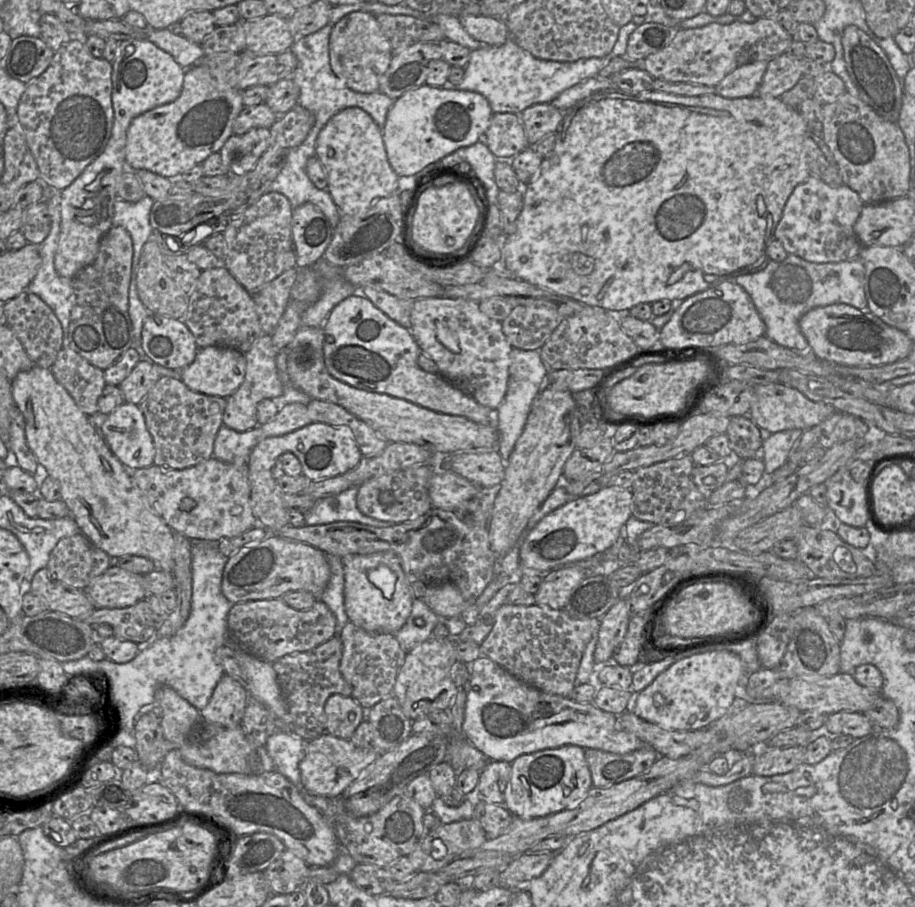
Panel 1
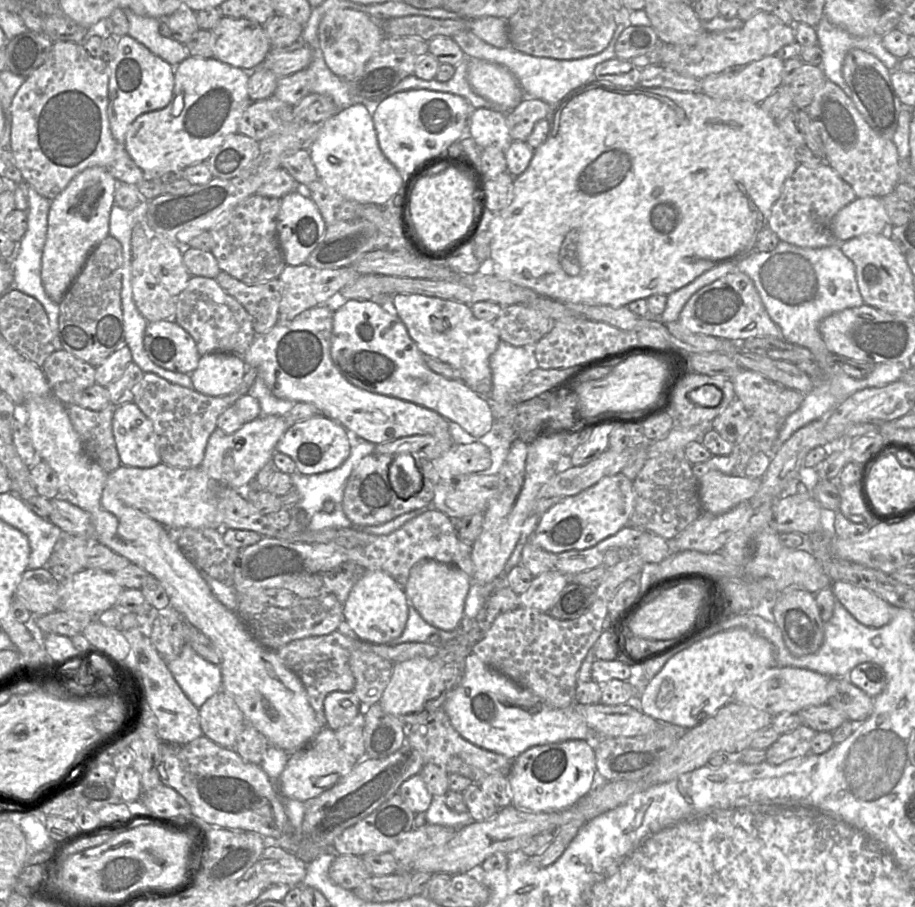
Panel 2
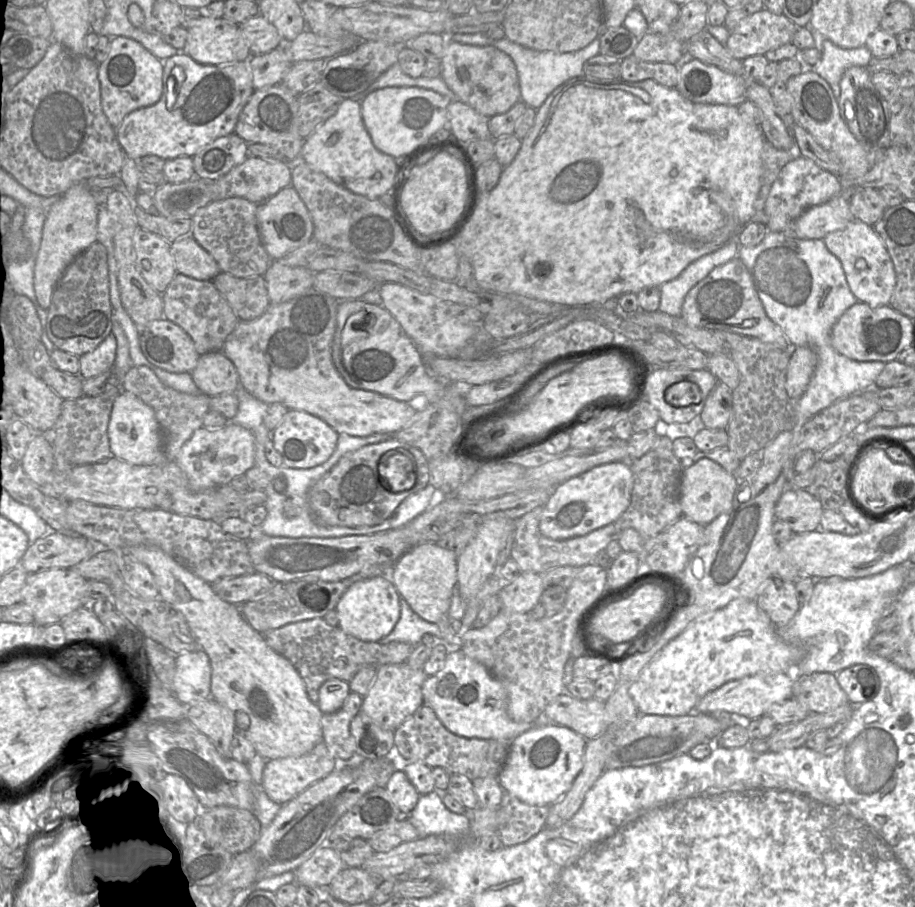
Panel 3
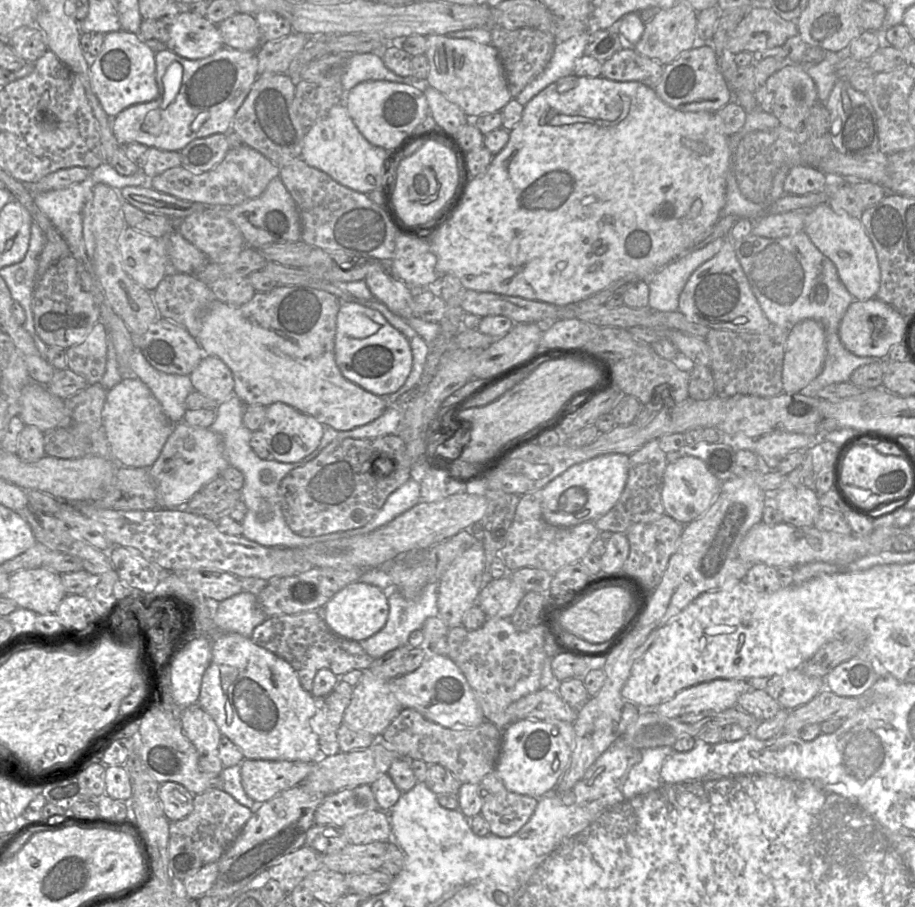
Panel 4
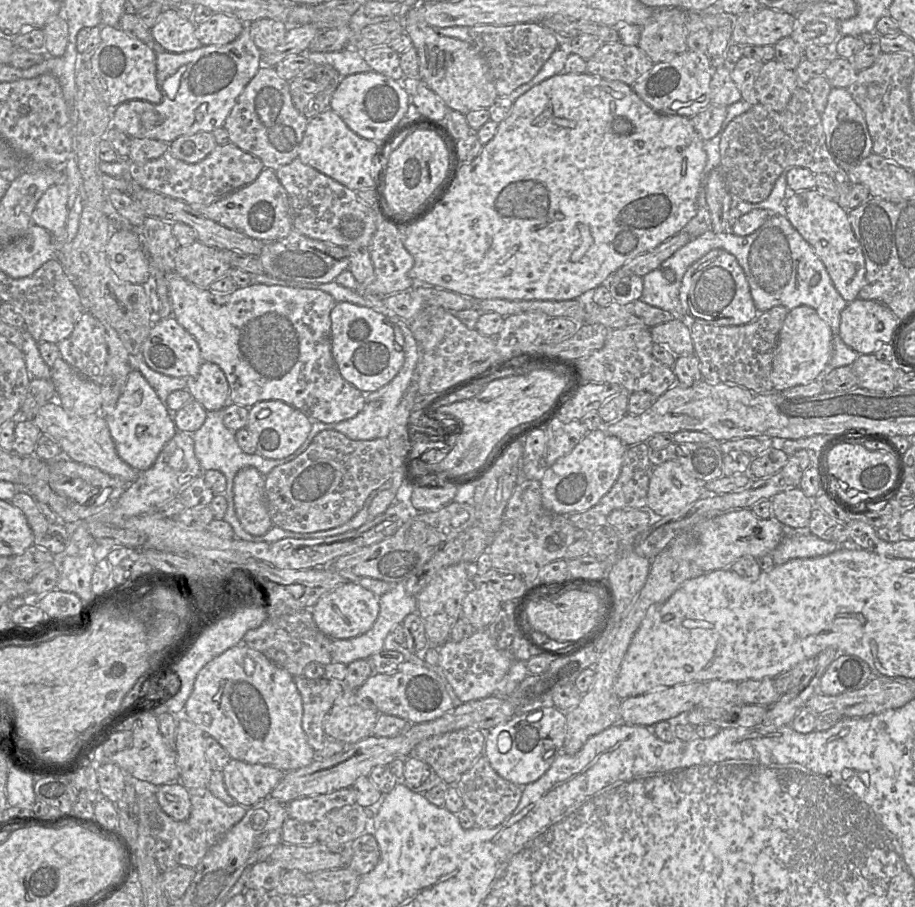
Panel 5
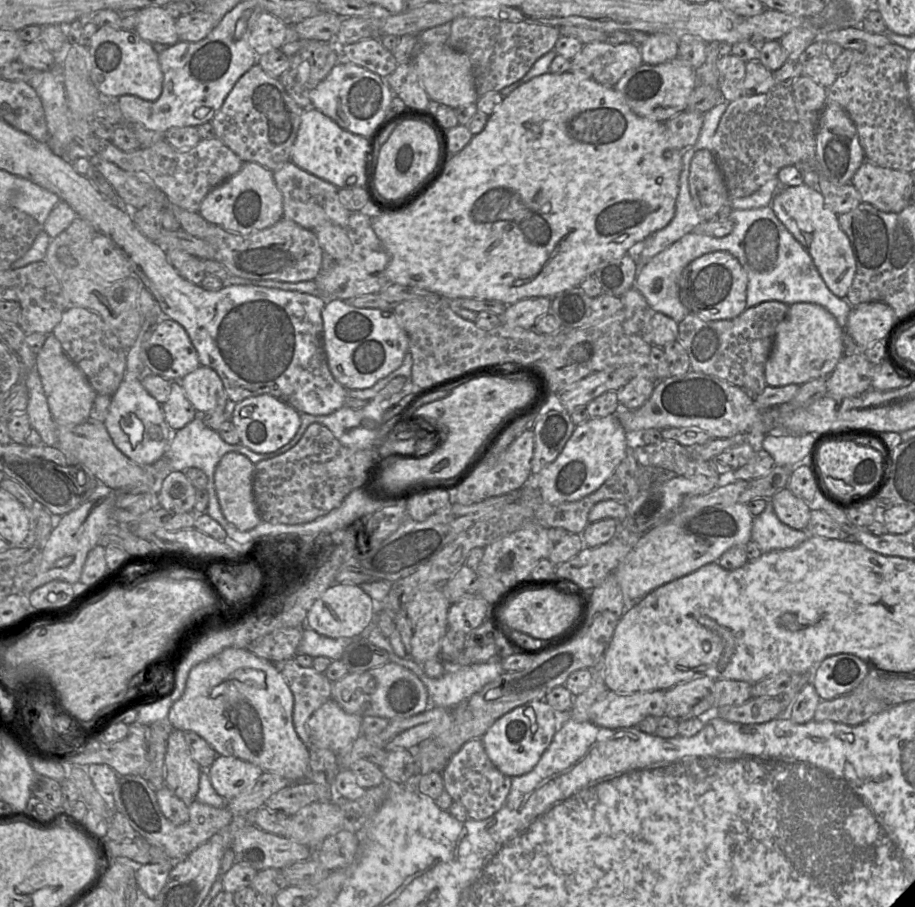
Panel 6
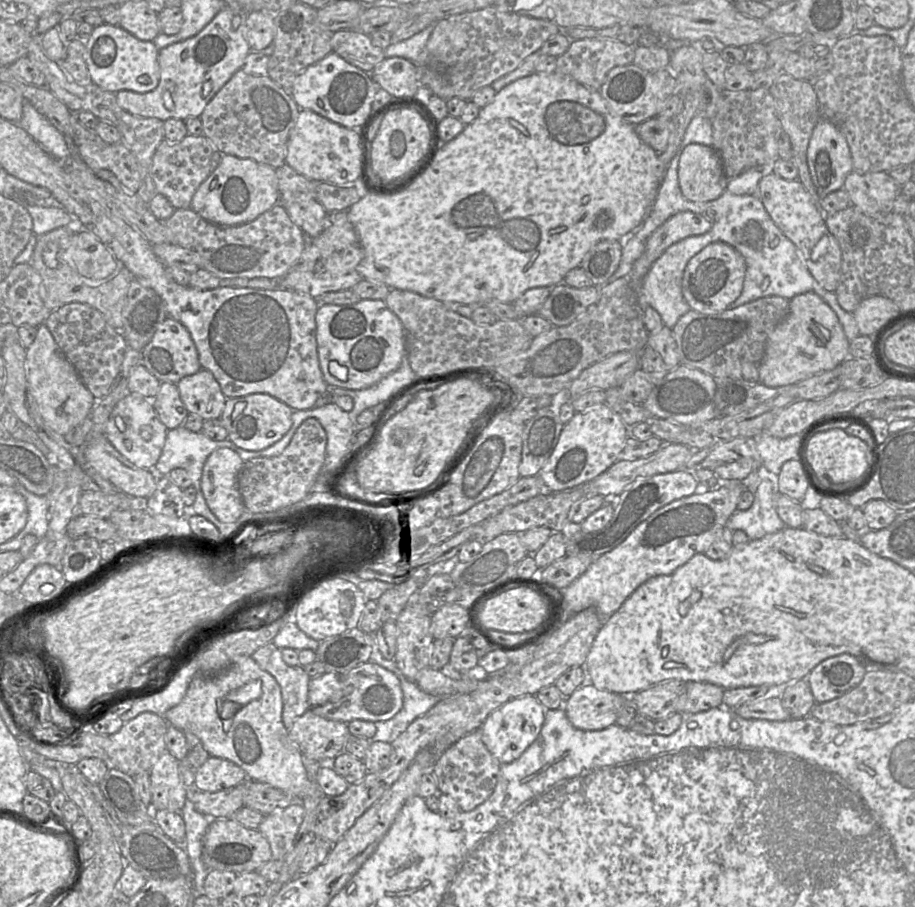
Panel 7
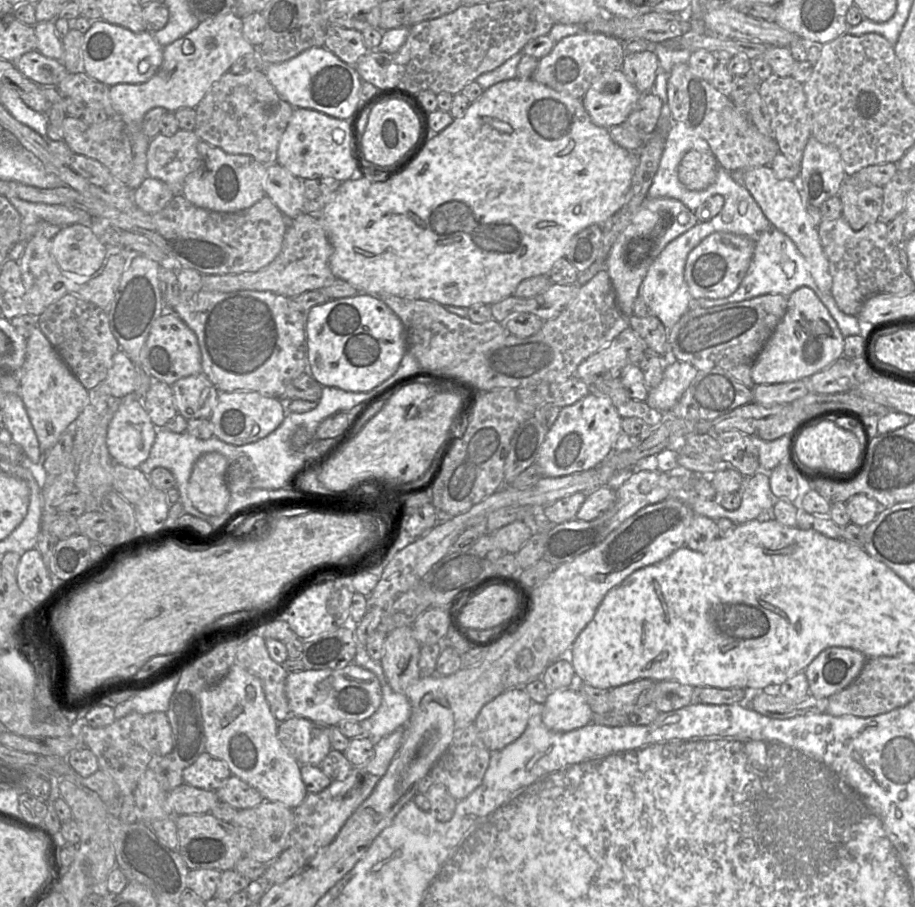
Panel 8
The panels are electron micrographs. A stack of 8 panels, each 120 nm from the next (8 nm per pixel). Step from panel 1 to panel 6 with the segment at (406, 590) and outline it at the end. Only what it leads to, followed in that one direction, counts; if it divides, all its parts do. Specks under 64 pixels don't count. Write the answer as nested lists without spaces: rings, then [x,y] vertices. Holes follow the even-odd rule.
[[[332,584],[307,611],[305,626],[329,638],[351,639],[361,635],[376,613],[377,604],[358,585]]]

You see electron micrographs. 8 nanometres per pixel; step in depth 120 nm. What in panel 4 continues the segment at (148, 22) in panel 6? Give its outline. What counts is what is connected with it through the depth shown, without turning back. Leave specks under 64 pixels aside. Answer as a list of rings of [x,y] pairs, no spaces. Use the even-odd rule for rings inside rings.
[[[181,11],[168,25],[167,49],[189,59],[203,59],[225,47],[216,24],[190,11]]]

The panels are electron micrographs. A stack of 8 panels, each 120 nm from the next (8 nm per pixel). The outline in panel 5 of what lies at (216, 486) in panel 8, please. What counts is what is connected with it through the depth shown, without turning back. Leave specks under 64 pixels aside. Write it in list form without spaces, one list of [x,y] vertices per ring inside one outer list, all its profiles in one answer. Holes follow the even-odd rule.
[[[256,468],[240,469],[233,480],[234,509],[243,529],[253,535],[265,534],[272,520],[265,504],[265,476]]]

